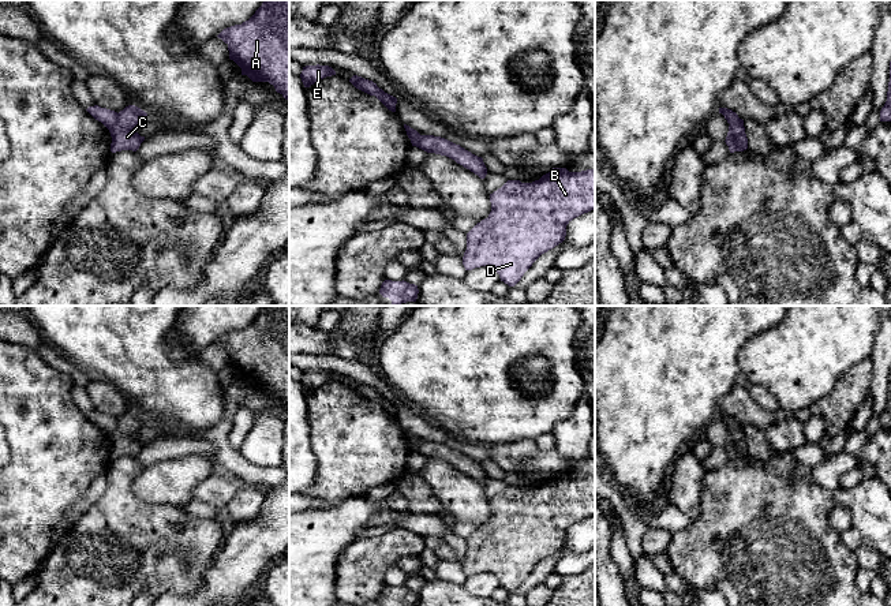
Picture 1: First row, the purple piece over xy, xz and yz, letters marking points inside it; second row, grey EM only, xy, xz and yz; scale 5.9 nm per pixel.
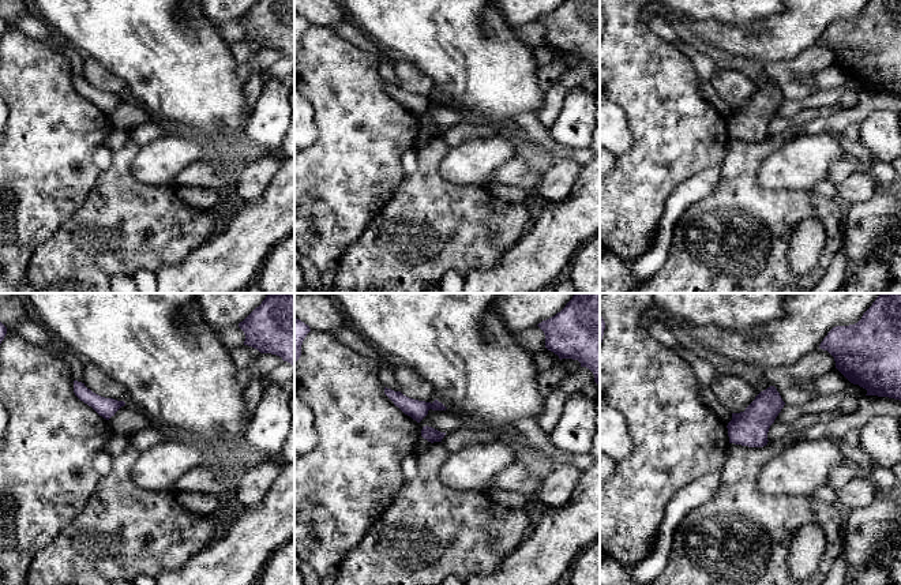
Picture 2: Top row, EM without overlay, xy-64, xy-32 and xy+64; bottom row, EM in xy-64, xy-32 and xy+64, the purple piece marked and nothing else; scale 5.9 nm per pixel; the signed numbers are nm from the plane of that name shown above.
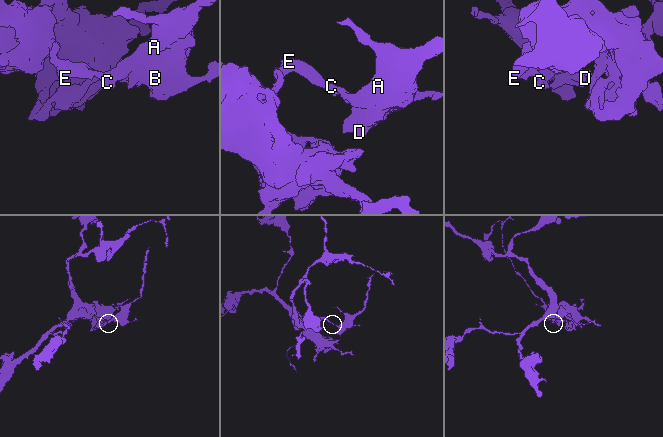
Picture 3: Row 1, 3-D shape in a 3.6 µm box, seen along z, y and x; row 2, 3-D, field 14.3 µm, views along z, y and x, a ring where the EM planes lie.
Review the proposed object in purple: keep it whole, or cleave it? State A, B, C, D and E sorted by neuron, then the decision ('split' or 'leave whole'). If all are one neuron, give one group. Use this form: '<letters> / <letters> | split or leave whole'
A B C D / E | split

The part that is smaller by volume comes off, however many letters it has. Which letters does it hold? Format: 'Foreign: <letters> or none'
Foreign: A, B, C, D

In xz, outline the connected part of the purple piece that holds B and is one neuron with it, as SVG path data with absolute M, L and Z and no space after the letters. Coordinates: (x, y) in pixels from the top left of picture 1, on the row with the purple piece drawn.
M553 168L539 180L521 183L508 180L490 194L491 212L467 233L467 250L463 257L465 270L487 266L494 269L501 281L514 287L532 263L544 252L565 240L566 225L576 217L595 210L595 169L569 172L566 168Z

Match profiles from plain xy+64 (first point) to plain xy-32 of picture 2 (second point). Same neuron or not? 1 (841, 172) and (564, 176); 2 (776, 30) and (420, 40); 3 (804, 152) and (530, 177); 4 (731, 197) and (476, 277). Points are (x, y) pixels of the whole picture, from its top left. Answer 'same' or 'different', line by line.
1: different
2: different
3: different
4: different

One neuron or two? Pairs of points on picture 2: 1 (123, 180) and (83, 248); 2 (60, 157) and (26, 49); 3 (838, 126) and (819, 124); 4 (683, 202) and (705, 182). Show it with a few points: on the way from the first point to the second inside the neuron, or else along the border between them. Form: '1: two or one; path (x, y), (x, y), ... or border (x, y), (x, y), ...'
1: one; path (119, 197), (119, 213), (100, 232)
2: one; path (49, 130), (37, 83), (30, 77)
3: one; path (834, 124), (823, 124)
4: one; path (689, 197), (699, 186)

